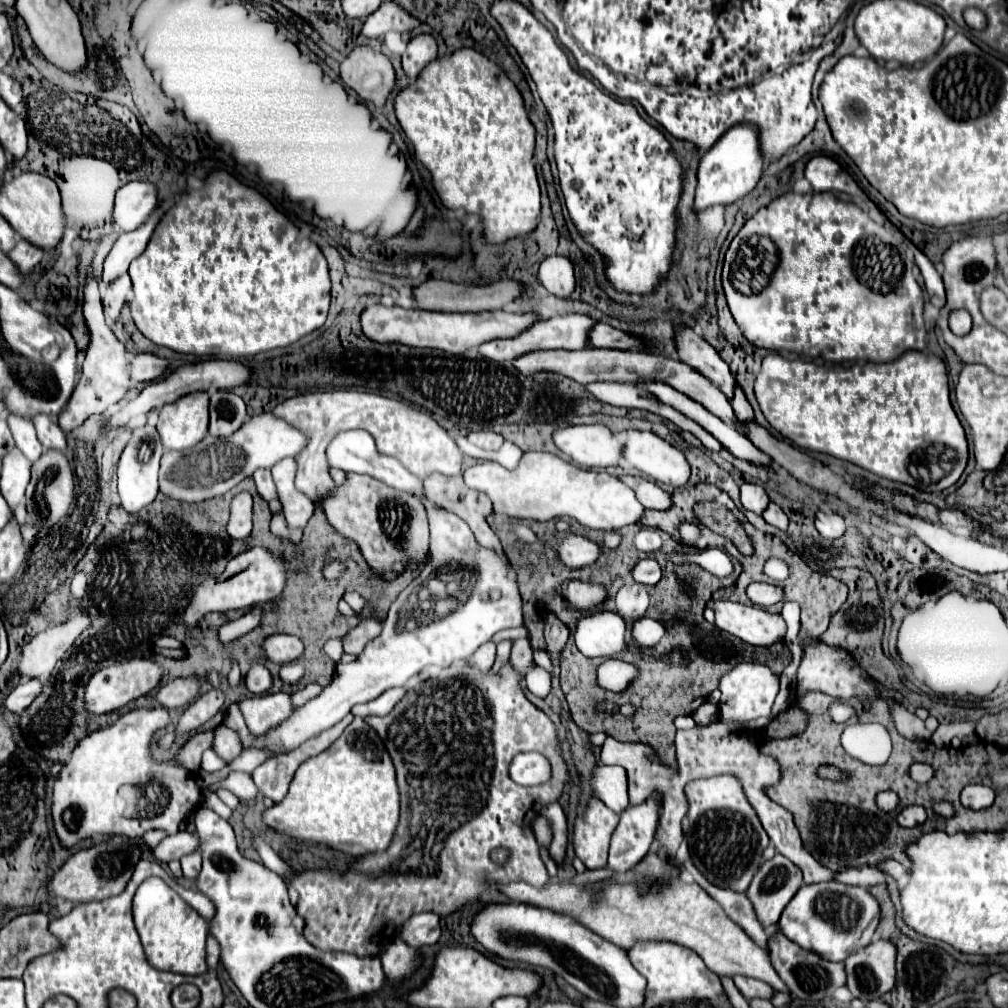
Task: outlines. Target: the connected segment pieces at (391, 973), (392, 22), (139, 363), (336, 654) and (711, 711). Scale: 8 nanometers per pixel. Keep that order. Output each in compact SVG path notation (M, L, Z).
M393 939L387 949L381 953L383 971L391 981L401 981L415 969L417 951L409 949L401 939Z
M381 5L375 13L371 13L361 29L361 35L367 39L383 39L389 31L397 33L409 33L419 25L417 19L407 15L403 9L397 9L397 5Z
M139 355L131 363L131 371L133 371L135 381L151 383L151 381L163 377L165 369L167 369L167 361L159 359L159 357L151 357L151 355Z
M329 639L325 645L327 655L339 665L341 663L341 655L343 655L343 647L341 647L341 639Z
M701 705L691 717L697 725L711 725L717 721L717 705Z

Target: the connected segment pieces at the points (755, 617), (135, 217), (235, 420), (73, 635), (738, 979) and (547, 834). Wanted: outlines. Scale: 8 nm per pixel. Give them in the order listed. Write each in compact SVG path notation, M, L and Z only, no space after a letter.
M709 601L715 611L715 625L745 643L773 645L785 637L785 621L781 615L767 613L761 607L731 603L731 601Z
M131 181L115 195L113 219L121 231L141 227L157 207L157 187L149 181Z
M213 391L209 415L211 415L209 433L213 437L229 437L245 423L247 407L243 399L231 391Z
M87 613L75 615L65 623L49 627L35 635L25 647L19 663L21 675L31 677L49 677L55 663L63 657L63 653L75 643L75 639L91 625L91 617Z
M735 975L733 977L737 989L743 993L745 999L753 999L753 997L761 997L761 999L771 999L773 995L773 989L759 981L759 979L751 979L751 977L741 977L741 975Z
M543 817L535 819L533 831L535 831L535 837L537 837L539 845L549 845L551 843L551 831L549 831L549 825L547 825L547 821Z

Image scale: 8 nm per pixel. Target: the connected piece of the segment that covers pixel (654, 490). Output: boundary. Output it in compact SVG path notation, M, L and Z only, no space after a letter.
M621 475L619 481L629 485L639 503L647 509L667 509L671 505L671 497L667 491L663 491L655 481L647 481L643 477L631 477L631 475Z

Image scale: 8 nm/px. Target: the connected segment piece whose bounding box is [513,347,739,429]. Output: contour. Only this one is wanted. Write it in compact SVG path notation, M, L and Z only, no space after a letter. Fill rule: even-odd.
M585 347L579 351L531 351L525 353L517 359L513 359L513 367L521 375L535 375L541 371L547 373L557 373L563 377L569 377L581 385L593 383L593 381L617 381L617 383L651 383L651 381L661 381L671 385L673 389L685 393L693 401L701 403L707 411L711 411L715 417L719 417L725 425L731 429L737 429L737 417L733 413L733 407L729 405L727 397L701 373L691 369L689 365L663 357L663 355L653 355L653 353L643 353L643 351L617 351L617 349L593 349Z

